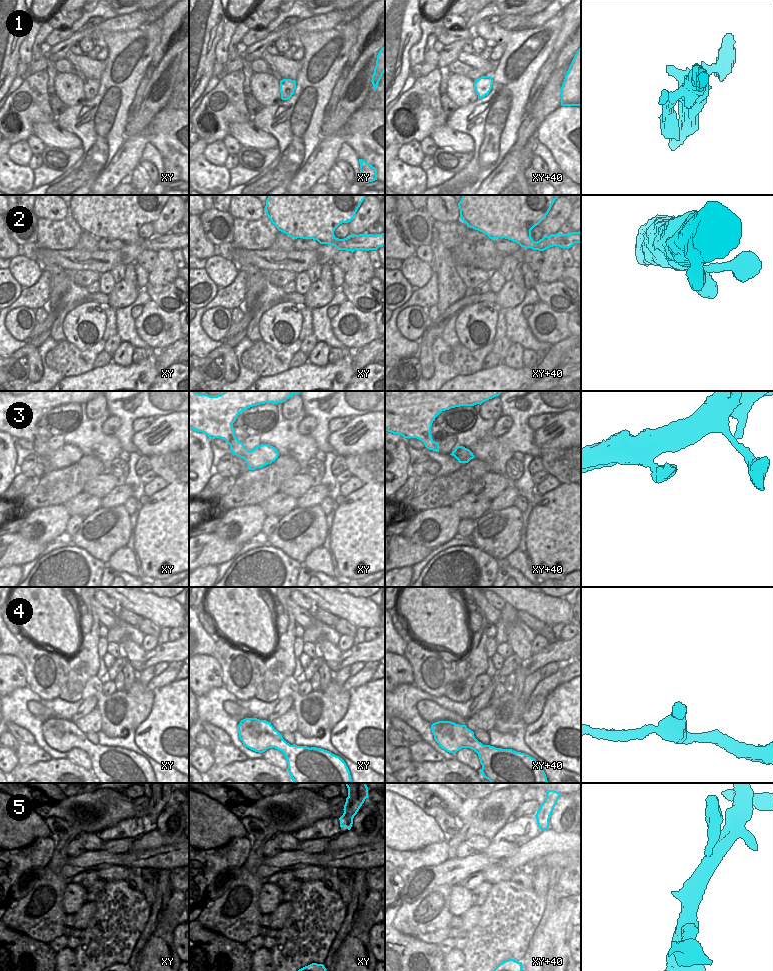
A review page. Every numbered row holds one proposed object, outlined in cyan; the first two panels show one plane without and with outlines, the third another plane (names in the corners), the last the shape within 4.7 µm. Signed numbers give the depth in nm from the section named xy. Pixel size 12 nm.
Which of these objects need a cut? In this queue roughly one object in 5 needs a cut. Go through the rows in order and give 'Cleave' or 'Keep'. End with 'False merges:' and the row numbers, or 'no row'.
1: Keep
2: Keep
3: Keep
4: Keep
5: Keep
False merges: no row

